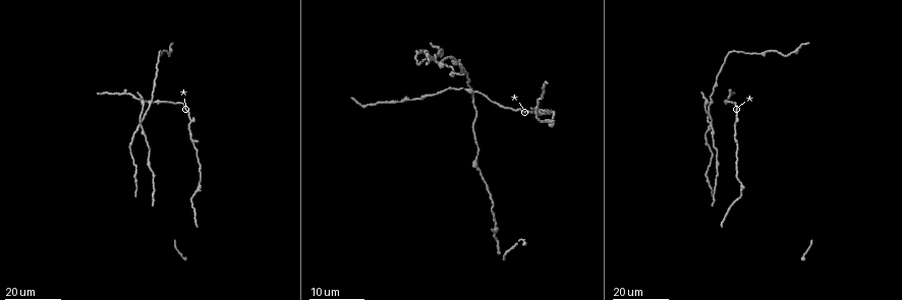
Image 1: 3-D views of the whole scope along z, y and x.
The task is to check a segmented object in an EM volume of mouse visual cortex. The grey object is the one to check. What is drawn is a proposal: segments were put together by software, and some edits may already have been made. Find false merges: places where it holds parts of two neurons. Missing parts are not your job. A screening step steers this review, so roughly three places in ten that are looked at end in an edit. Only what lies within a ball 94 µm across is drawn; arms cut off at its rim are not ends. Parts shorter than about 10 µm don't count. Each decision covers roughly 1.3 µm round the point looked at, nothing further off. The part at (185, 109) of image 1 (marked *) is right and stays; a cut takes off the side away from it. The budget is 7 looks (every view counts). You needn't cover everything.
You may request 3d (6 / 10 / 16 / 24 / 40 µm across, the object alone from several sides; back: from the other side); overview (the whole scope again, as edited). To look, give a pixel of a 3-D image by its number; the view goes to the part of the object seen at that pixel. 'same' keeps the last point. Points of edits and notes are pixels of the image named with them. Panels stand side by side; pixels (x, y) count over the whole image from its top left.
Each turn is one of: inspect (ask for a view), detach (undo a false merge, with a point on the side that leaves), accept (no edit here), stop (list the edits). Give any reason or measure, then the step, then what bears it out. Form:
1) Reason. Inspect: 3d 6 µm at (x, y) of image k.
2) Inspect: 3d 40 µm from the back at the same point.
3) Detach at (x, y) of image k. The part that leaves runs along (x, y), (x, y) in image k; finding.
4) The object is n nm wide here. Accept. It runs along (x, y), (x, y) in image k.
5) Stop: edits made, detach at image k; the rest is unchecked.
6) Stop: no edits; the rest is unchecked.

Sudden change in width. Inspect: 3d 16 µm at (154, 102) of image 1.

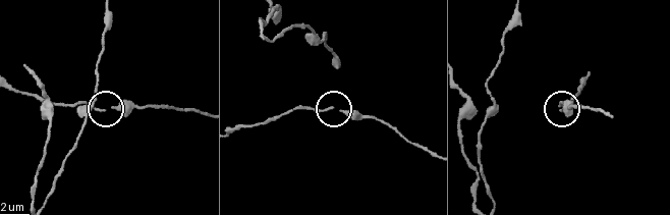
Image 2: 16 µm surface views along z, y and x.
Inspect: 3d 10 µm at (117, 109) of image 2.

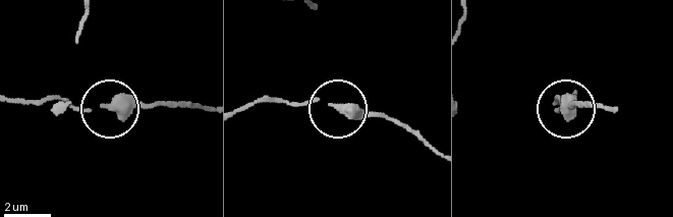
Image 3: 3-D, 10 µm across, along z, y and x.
Inspect: 3d 6 µm at (107, 105) of image 3.

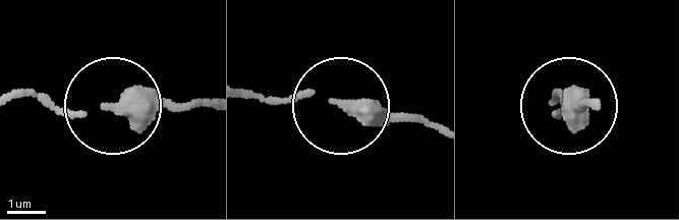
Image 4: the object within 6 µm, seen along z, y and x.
The object is 290 nm wide here. Accept. It runs along (429, 125), (371, 122), (302, 94), (273, 103), (247, 94) in image 4; continuous, no second neuron.

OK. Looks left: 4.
Inspect: 3d 24 µm at (544, 119) of image 1.

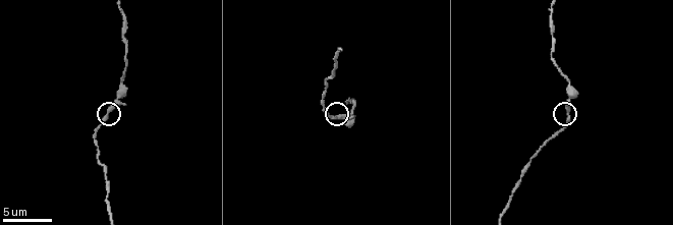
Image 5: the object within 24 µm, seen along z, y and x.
Inspect: 3d 6 µm at (339, 116) of image 5.

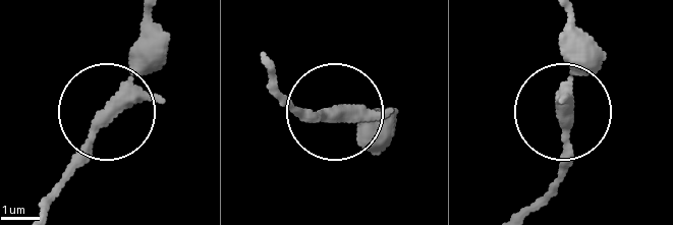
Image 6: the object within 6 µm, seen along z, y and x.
Accept. It runs along (568, 21), (559, 119), (568, 158), (559, 183) in image 6; one neuron here.

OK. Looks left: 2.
Four or more arms meet. Inspect: 3d 16 µm at (435, 62) of image 1.

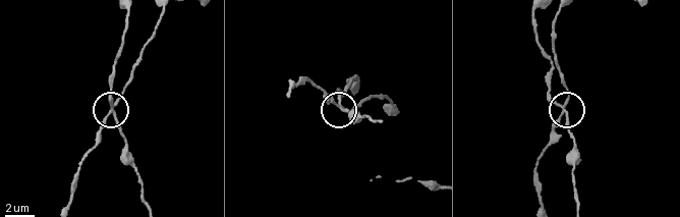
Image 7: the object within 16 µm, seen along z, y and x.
Inspect: 3d 6 µm at (337, 104) of image 7.

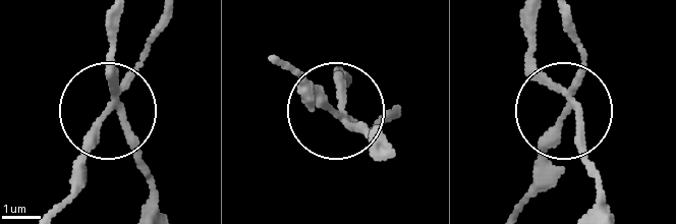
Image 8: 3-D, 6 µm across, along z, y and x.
4 arms meet here. Detach at (113, 59) of image 8. The part that leaves runs along (120, 99), (149, 203) in image 8; a second neuron is stuck on.

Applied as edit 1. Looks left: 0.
Stop: edits made, detach at image 8; the rest is unchecked.

